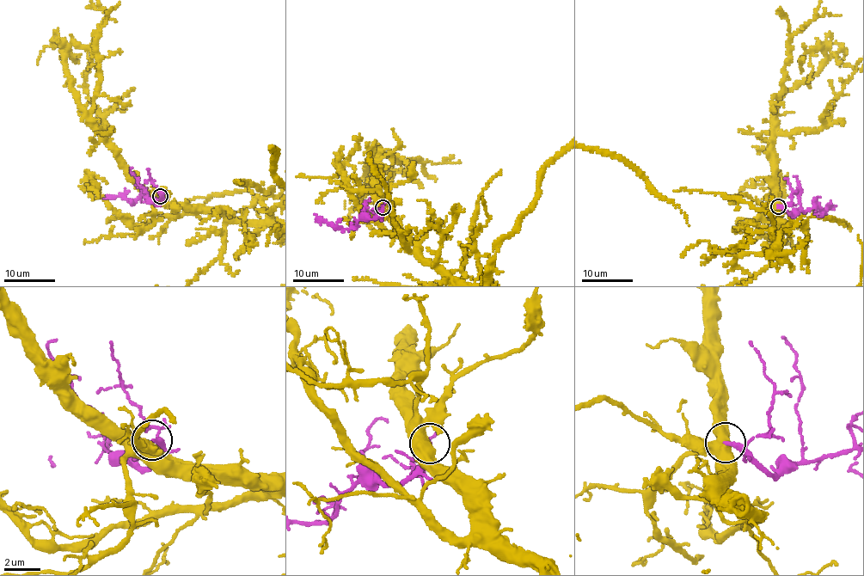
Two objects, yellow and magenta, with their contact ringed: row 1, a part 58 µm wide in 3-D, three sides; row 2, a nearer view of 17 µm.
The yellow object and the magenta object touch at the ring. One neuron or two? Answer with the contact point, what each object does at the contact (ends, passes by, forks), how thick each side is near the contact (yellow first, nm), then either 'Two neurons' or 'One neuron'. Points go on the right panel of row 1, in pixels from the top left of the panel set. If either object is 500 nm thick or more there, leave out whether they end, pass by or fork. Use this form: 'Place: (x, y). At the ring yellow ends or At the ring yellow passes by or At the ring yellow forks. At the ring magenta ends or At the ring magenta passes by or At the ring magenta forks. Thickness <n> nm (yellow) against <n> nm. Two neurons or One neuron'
Place: (778, 206). Thickness 600 nm (yellow) against 280 nm. Two neurons

